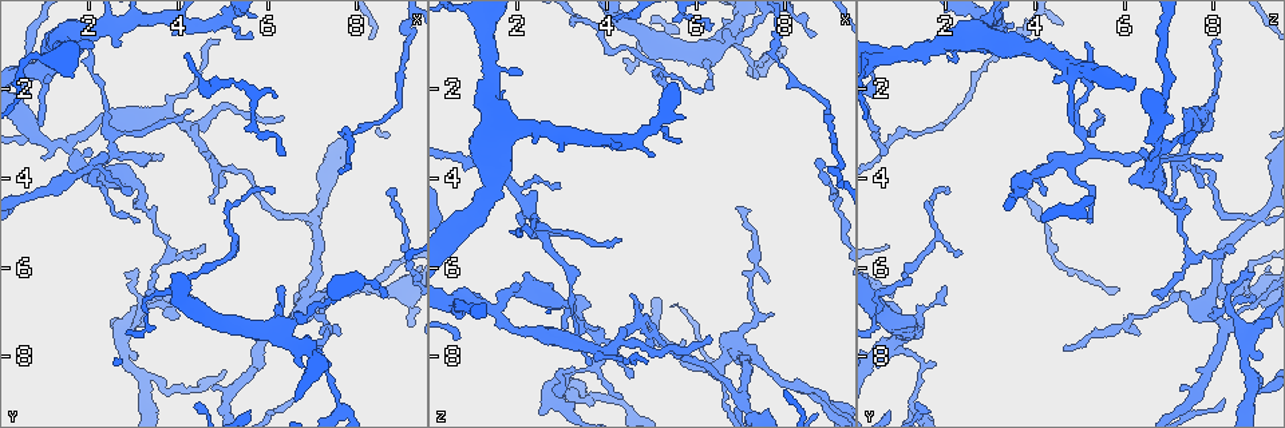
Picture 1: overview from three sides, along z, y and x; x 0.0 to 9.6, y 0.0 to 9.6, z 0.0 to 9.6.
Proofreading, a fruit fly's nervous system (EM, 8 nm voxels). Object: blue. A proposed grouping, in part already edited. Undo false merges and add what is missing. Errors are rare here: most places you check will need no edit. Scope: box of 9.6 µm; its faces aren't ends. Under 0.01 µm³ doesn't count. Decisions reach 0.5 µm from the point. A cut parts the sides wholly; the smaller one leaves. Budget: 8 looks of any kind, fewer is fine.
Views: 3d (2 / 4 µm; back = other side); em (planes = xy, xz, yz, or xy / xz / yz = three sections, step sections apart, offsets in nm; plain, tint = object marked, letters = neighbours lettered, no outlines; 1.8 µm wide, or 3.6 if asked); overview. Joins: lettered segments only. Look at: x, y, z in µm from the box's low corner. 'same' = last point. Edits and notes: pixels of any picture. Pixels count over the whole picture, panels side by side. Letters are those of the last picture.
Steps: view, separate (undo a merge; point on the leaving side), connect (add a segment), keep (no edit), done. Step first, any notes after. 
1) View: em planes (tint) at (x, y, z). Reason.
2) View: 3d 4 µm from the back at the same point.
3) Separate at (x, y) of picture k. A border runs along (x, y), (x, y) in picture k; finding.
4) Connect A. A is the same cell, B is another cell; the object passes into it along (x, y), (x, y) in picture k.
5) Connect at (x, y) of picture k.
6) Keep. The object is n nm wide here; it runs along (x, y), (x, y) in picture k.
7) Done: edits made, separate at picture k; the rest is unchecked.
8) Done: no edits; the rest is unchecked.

View: em planes (letters) at (7.05, 4.90, 8.95). Sharp bend.

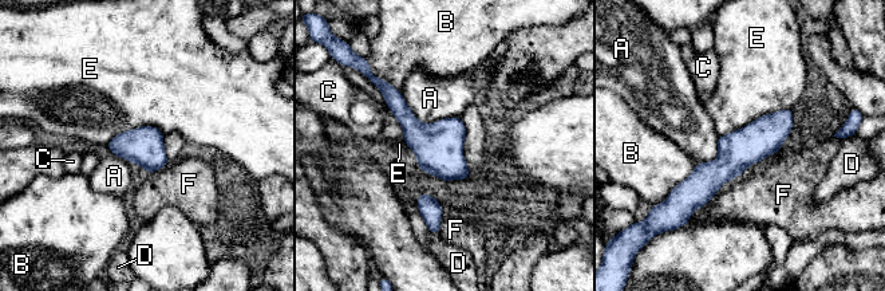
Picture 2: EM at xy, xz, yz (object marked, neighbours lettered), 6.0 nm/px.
Keep. The object is 220 nm wide here; A, B, C, D, E and F are other cells; it runs along (789, 111), (763, 137), (683, 196) in picture 2; continuous, no second neuron.

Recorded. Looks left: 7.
View: em yz step 4 (tint) at (5.10, 3.75, 7.50). Sharp bend.

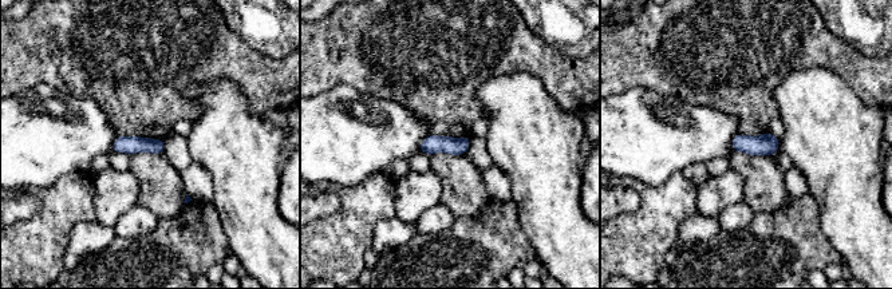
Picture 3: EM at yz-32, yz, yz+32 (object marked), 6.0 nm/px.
View: em xy step 4 (letters) at the same point. Cut it another way.

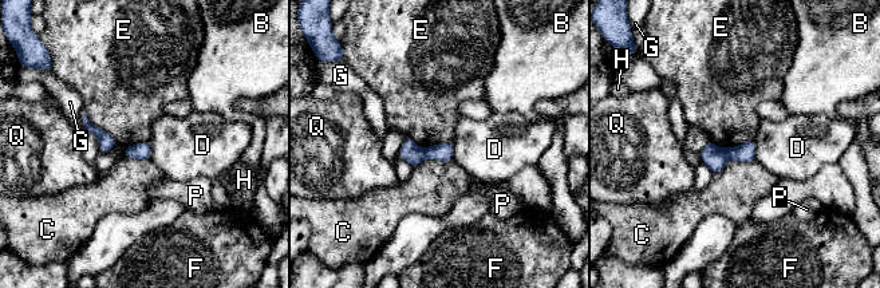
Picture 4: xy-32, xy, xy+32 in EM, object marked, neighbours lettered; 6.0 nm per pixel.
Separate at (746, 152) of picture 4. B, C, D, E, F, G, H, P and Q are other cells; a second neuron is stuck on.

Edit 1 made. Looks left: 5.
View: overview.

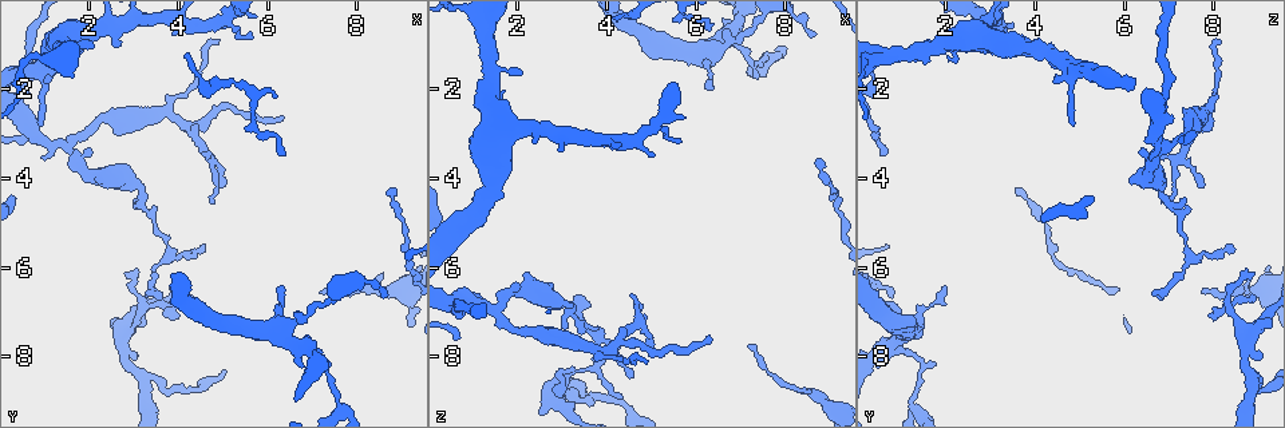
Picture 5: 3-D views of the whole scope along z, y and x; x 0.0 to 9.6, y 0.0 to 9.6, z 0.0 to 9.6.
View: em planes (letters) at (6.75, 7.80, 0.85). Abrupt turn.

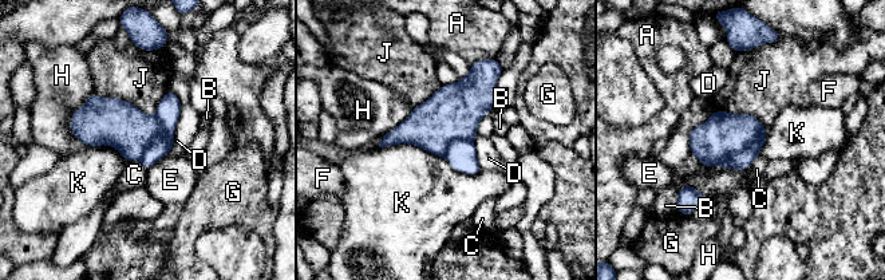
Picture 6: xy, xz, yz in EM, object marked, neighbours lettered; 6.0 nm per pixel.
Separate at (742, 161) of picture 6. The object is 280 nm wide here; A, B, C, D, E, F, G, H, J and K are other cells; a border runs along (763, 127), (745, 149), (710, 165) in picture 6; two neurons meet here.

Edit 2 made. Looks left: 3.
Done: edits made, separate at picture 4, separate at picture 6; the rest is unchecked.

